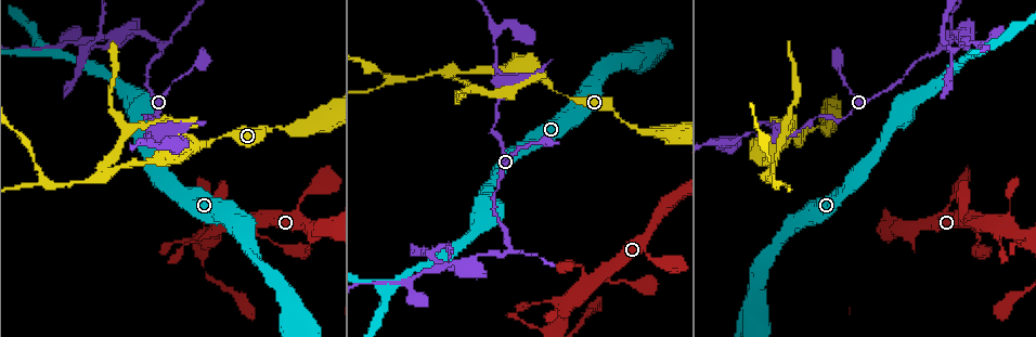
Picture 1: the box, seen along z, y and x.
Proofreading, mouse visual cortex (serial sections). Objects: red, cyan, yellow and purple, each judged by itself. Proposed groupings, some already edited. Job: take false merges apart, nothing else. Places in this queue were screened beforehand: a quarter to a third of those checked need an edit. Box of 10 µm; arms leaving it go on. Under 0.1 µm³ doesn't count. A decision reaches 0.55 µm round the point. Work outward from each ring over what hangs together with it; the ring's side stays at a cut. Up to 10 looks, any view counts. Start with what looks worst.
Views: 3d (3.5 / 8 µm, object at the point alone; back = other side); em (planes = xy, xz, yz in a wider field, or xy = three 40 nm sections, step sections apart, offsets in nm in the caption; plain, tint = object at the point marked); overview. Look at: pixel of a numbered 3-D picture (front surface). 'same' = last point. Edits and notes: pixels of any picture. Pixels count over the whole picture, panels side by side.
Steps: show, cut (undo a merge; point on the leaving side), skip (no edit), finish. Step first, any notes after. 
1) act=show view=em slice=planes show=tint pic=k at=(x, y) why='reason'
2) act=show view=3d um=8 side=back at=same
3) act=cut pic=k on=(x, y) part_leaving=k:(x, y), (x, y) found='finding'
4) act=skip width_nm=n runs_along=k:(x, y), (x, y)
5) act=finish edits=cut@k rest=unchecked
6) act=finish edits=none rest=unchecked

act=show view=3d um=3.5 side=back pic=1 at=(768, 175) why='a fork'

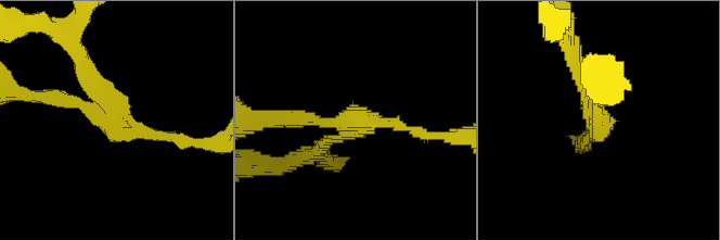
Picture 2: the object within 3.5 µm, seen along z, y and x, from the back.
act=show view=em slice=planes show=tint pic=2 at=(600, 119) arms=3 arm_widths_nm=150,200,250

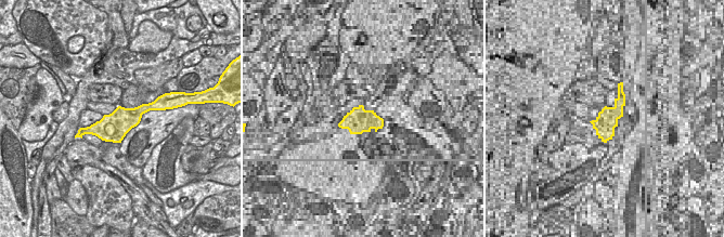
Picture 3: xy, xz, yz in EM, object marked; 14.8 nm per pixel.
act=skip runs_along=2:(40, 96), (107, 120), (84, 62) found='all the same cell'

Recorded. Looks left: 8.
act=show view=3d um=3.5 pic=1 at=(390, 286) why='three-way junction'

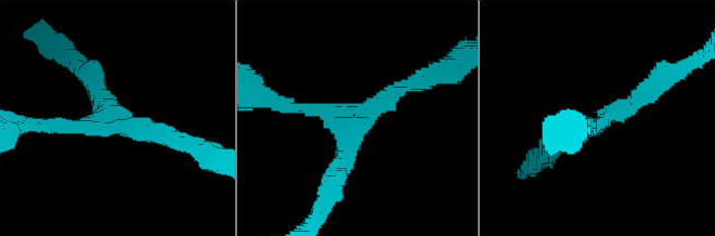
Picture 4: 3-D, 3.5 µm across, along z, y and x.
act=show view=em slice=xy step=3 show=tint pic=4 at=(113, 124) why='need the tissue'

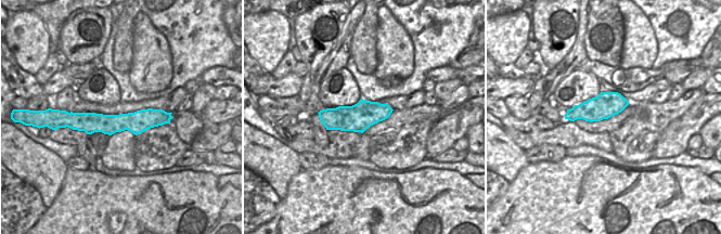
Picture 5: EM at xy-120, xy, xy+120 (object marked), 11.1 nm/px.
act=skip width_nm=320 runs_along=5:(167, 115), (139, 121), (76, 125) found='all the same cell'

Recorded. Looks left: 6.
act=show view=3d um=3.5 pic=1 at=(149, 144) why='three-way junction'

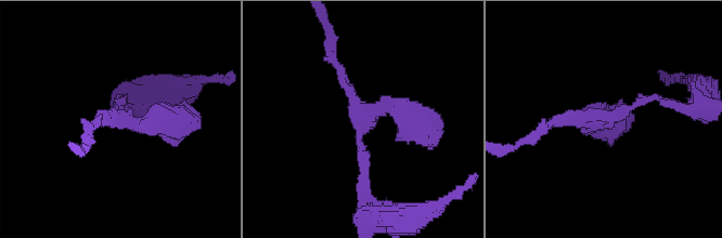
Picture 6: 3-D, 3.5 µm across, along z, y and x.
act=show view=em slice=planes show=tint pic=6 at=(123, 118) arms=3 arm_widths_nm=150,150,400 why='now the EM'

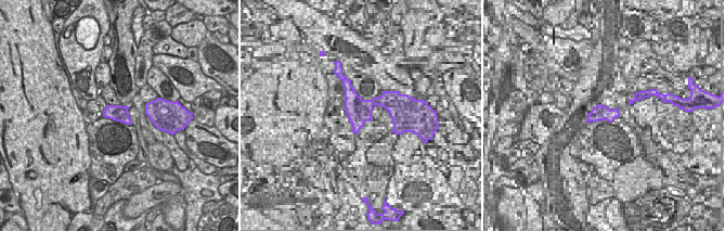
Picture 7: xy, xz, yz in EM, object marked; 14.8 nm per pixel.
act=show view=em slice=xy step=2 show=tint at=same

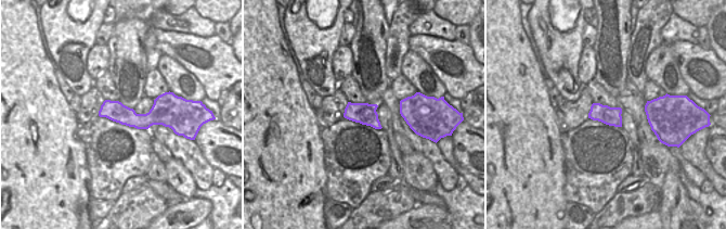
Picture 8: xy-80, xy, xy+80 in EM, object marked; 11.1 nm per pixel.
act=skip runs_along=8:(168, 110), (150, 118), (101, 113) found='one cell here'

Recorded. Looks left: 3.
act=finish edits=none rest=unchecked

